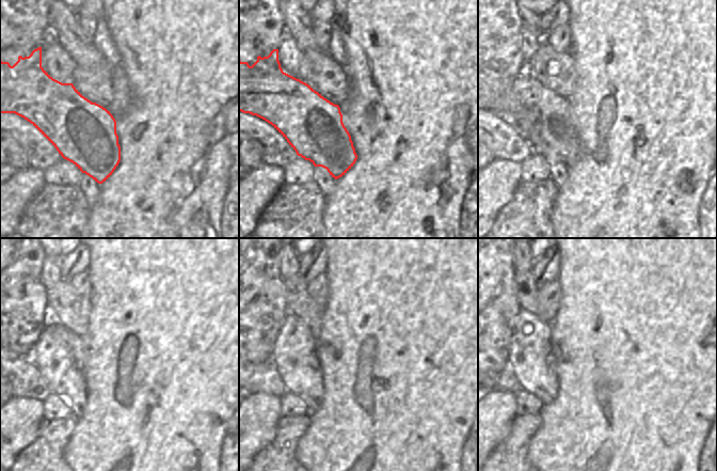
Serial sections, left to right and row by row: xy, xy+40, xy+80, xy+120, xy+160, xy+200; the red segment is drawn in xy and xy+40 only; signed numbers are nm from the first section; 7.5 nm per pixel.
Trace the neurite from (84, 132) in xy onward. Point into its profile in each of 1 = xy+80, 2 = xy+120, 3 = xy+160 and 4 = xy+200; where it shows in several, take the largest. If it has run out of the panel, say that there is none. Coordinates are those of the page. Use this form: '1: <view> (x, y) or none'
1: xy+80 (541, 118)
2: xy+120 (21, 323)
3: xy+160 (260, 325)
4: xy+200 (499, 320)

